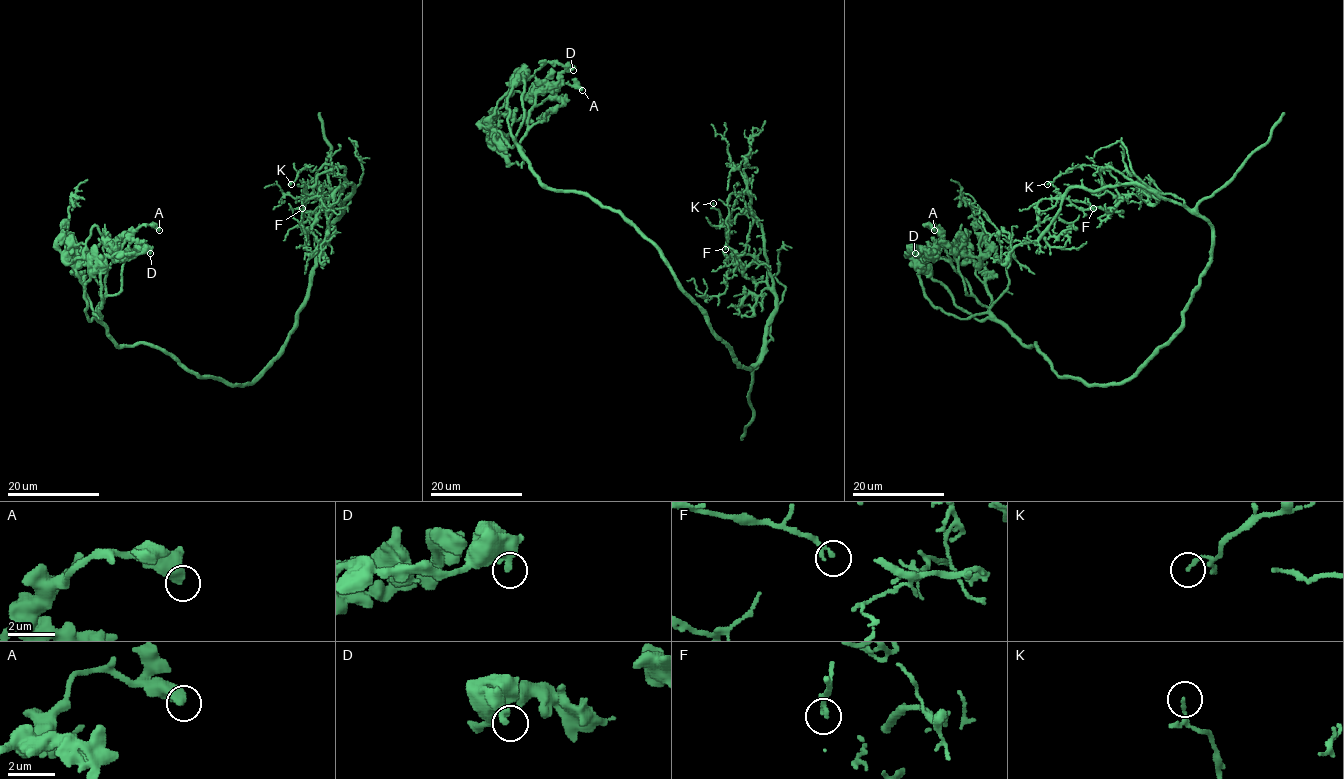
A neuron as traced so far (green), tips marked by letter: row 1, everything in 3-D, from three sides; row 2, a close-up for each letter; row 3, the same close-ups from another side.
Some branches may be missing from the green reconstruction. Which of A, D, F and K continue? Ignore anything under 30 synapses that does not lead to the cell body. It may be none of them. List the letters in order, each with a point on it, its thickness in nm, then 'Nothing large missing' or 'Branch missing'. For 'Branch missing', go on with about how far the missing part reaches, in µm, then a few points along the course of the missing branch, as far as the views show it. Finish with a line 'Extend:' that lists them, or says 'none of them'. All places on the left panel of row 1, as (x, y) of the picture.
A: Place: (159, 230). Thickness 480 nm. Nothing large missing
D: Place: (150, 253). Thickness 400 nm. Nothing large missing
F: Place: (302, 208). Thickness 200 nm. Nothing large missing
K: Place: (291, 184). Thickness 130 nm. Nothing large missing
Extend: none of them

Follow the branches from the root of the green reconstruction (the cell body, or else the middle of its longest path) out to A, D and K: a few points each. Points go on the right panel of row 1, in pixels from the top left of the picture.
A: (1179, 329), (1119, 383), (1061, 378), (1035, 343), (1024, 346), (979, 302), (928, 224), (934, 230)
D: (1179, 329), (1119, 383), (1061, 378), (1035, 343), (1024, 346), (979, 302), (948, 261), (919, 247), (915, 253)
K: (1179, 329), (1182, 311), (1209, 261), (1211, 226), (1110, 164), (1100, 171), (1074, 167), (1047, 184)

